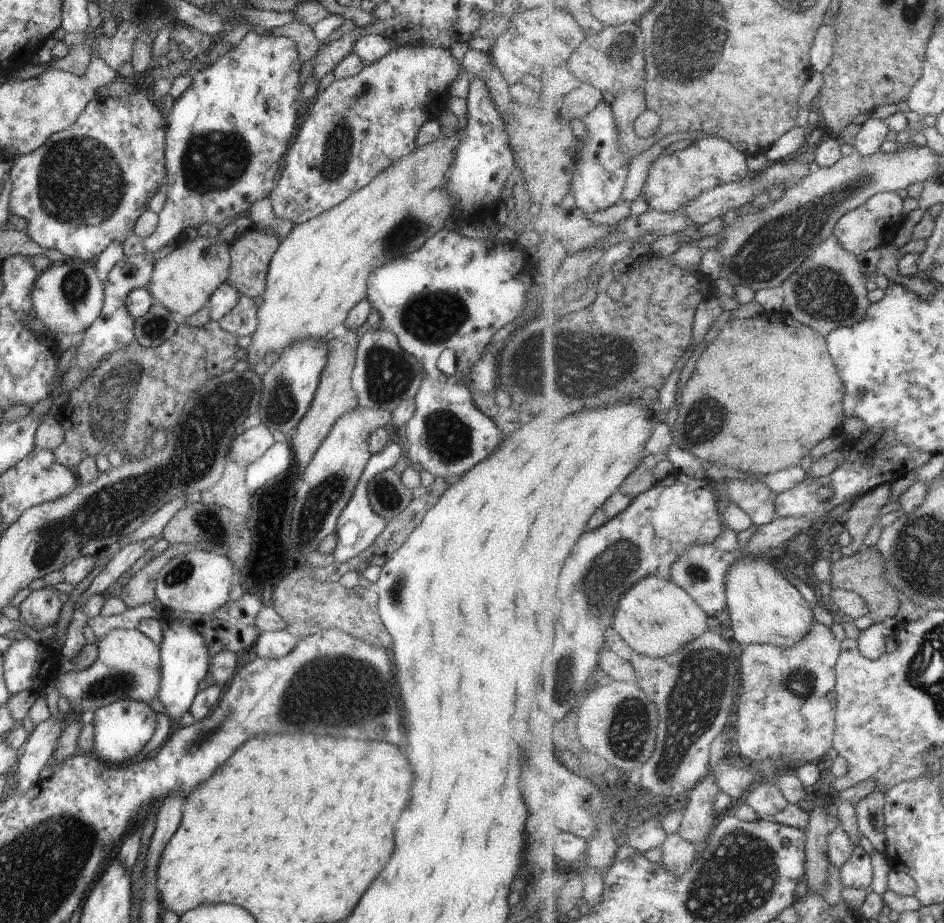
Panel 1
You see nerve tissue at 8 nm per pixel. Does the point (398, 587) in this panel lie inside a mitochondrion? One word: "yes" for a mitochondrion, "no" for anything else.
yes

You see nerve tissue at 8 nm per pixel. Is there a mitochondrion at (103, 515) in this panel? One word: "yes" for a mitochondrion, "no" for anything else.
yes

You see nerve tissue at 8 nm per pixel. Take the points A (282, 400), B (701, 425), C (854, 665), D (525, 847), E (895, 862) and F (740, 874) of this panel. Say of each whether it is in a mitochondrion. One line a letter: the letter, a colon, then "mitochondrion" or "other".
A: mitochondrion
B: mitochondrion
C: other
D: other
E: other
F: mitochondrion

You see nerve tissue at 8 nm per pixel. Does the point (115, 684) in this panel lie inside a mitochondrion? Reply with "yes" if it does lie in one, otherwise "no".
yes

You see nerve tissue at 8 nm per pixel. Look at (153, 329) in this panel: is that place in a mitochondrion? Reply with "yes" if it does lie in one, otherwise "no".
yes

